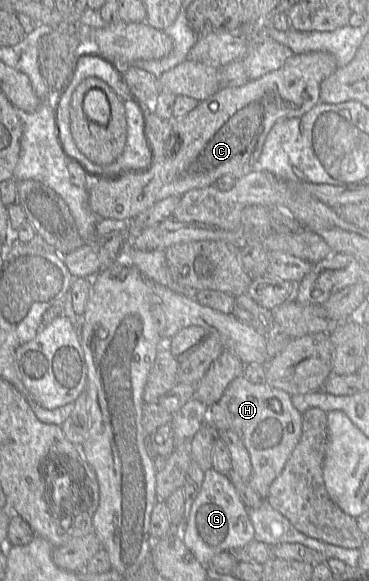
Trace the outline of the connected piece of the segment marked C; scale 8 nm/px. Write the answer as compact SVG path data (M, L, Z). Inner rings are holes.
M328 52L294 54L282 67L262 77L249 80L237 87L219 89L211 97L200 101L189 113L171 118L173 127L170 149L165 156L152 161L151 165L139 173L129 174L117 180L91 180L87 187L89 206L101 218L130 220L156 202L169 196L182 196L194 188L214 185L223 175L229 174L239 179L257 168L262 146L273 125L284 119L301 117L320 103L320 84L337 69L335 57Z

